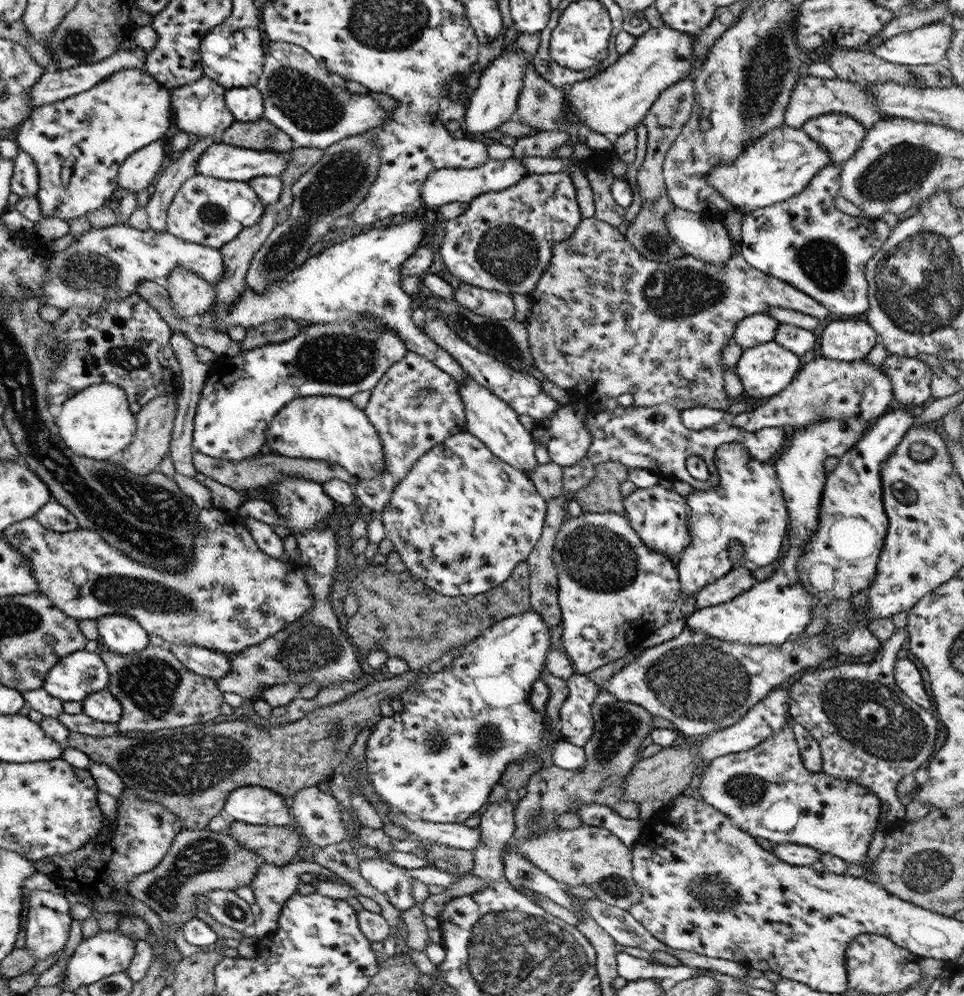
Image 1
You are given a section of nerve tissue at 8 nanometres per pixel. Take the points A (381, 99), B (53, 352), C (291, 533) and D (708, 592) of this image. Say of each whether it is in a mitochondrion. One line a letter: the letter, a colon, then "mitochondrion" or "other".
A: other
B: mitochondrion
C: other
D: other

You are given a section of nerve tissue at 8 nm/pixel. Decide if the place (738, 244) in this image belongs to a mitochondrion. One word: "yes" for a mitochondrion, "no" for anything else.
no

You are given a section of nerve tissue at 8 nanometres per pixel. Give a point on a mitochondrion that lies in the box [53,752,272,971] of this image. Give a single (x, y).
(202, 855)

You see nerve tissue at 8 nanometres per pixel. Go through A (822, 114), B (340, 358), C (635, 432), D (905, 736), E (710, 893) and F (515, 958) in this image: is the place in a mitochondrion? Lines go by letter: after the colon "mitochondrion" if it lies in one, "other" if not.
A: other
B: mitochondrion
C: mitochondrion
D: mitochondrion
E: mitochondrion
F: mitochondrion

